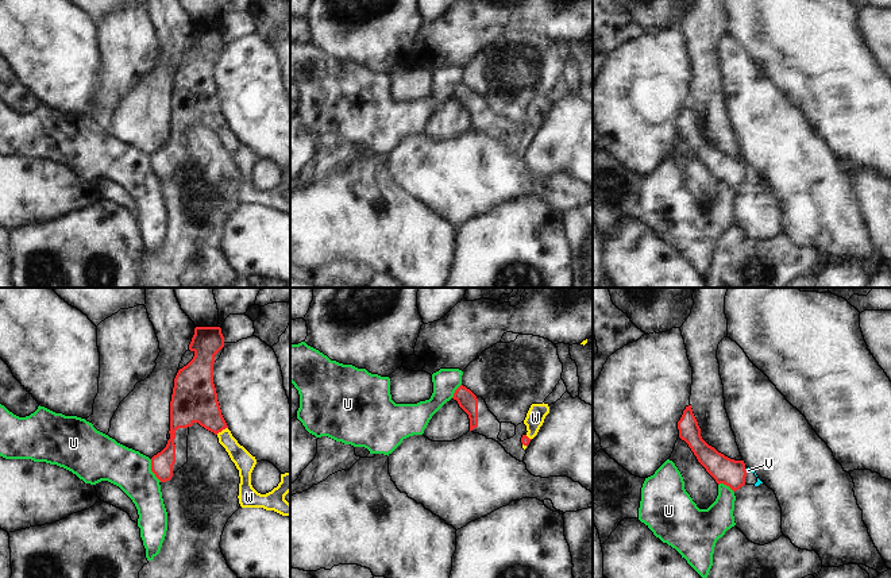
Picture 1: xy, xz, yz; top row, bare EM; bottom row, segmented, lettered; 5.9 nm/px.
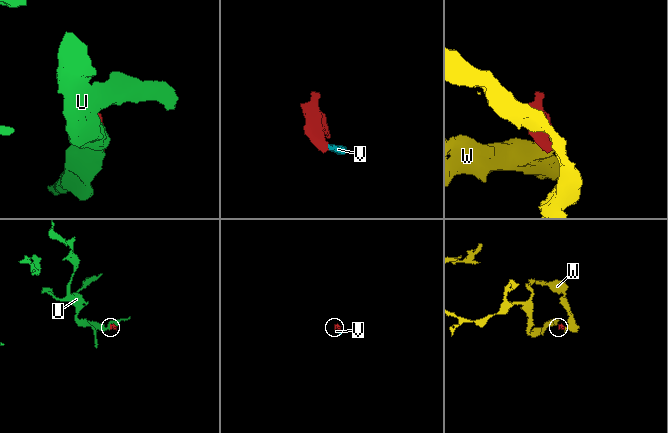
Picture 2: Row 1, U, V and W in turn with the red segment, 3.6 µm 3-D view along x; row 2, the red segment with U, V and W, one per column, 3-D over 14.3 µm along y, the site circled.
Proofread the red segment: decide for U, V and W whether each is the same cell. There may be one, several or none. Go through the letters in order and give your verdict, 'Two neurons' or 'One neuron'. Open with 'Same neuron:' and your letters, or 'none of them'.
Same neuron: W
U: Two neurons
V: Two neurons
W: One neuron.

